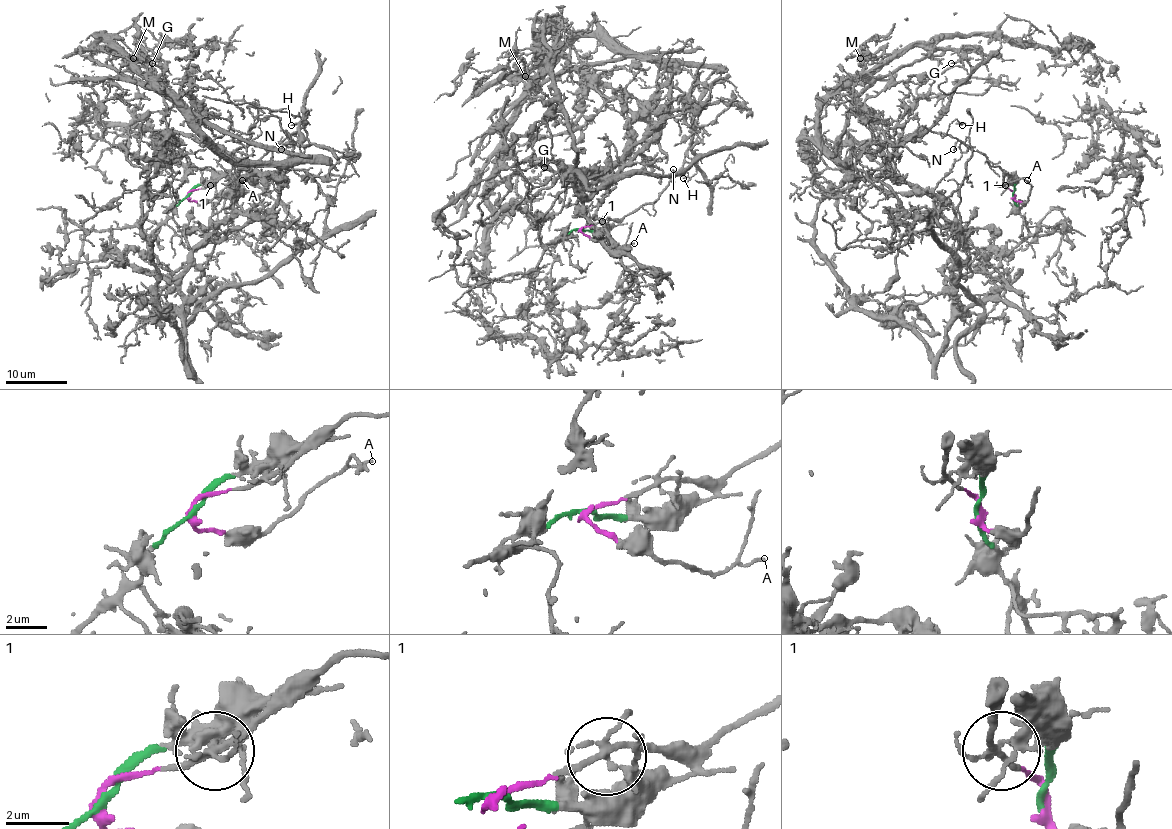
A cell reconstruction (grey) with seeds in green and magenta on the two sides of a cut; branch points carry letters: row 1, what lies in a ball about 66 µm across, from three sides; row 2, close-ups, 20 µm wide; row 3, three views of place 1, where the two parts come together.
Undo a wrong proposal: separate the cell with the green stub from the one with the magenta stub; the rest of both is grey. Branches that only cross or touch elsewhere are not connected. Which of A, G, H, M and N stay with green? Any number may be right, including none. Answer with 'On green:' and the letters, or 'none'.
On green: G, M

